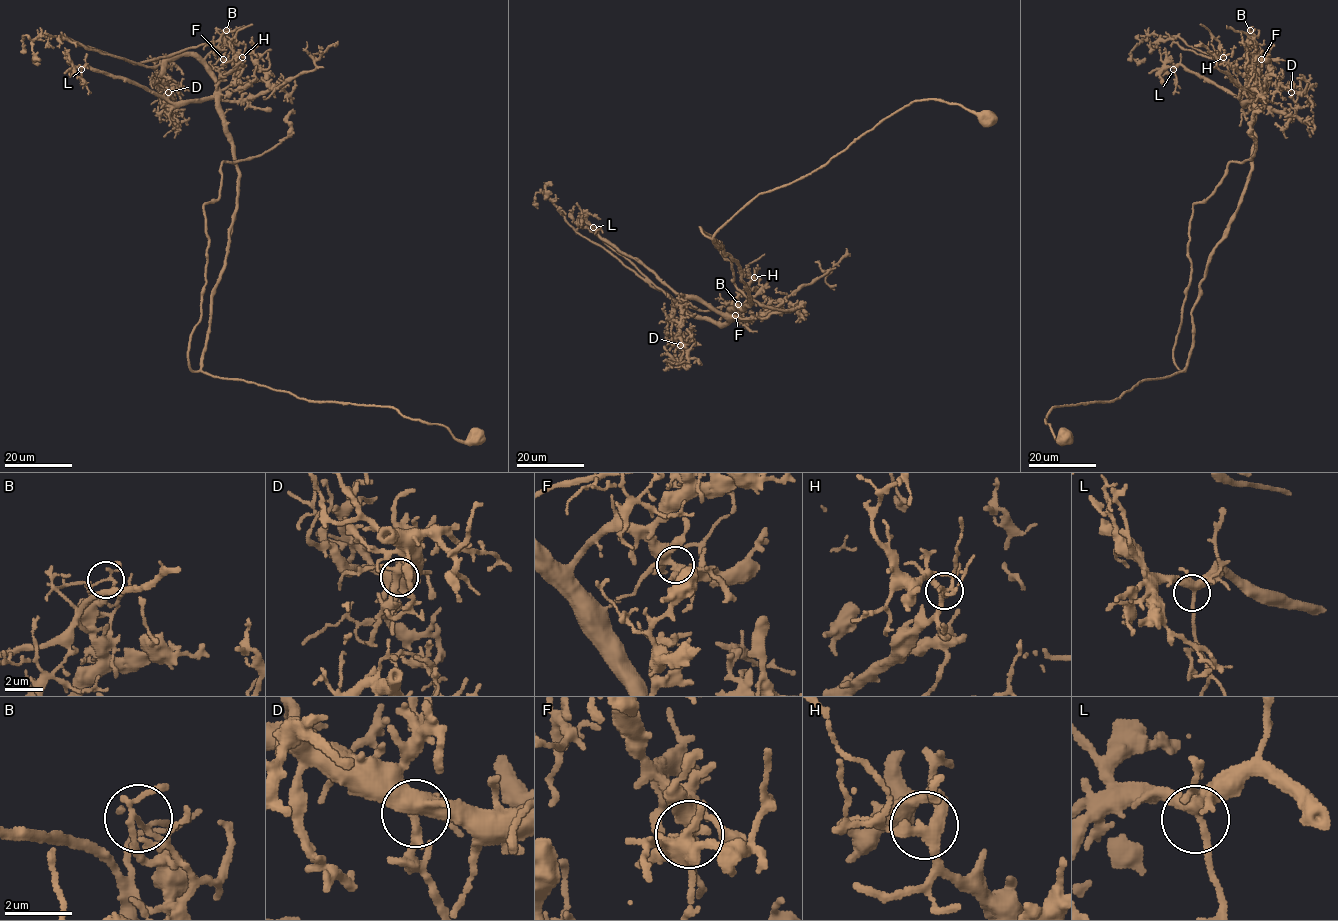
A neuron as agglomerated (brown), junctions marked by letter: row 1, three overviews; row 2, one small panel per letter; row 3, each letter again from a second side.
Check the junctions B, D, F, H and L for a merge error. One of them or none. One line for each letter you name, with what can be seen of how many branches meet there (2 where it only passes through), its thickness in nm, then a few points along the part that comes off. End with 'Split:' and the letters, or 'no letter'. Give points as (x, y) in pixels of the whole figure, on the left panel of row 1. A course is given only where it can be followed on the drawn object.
B: 4 branches meet; 140 nm thick; foreign part runs (226, 30), (217, 40), (139, 62), (64, 36), (25, 35), (25, 53)
Split: B

